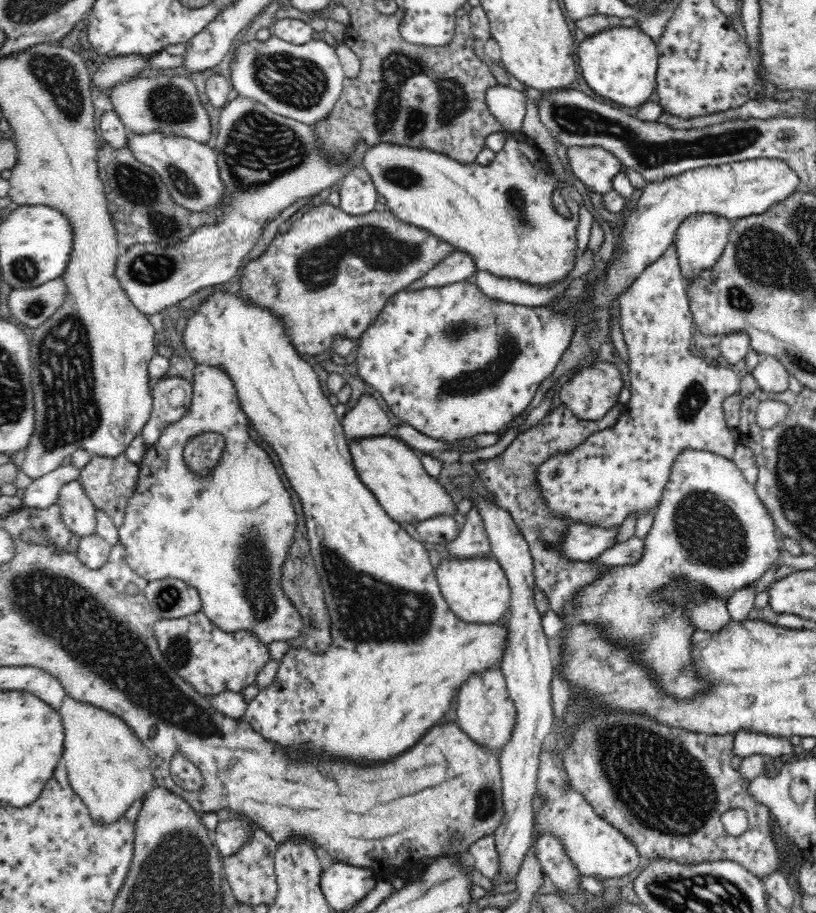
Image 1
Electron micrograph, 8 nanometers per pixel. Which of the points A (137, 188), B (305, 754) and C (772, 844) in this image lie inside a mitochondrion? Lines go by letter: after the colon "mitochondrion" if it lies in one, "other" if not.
A: mitochondrion
B: other
C: other

